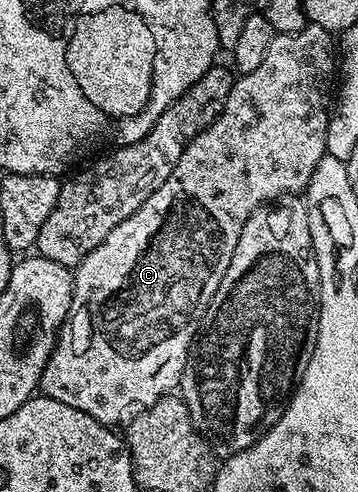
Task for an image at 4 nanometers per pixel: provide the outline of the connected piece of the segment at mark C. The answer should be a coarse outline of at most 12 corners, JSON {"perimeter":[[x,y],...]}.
{"perimeter":[[333,32],[278,35],[74,268],[39,390],[171,396],[242,225],[307,192]]}

